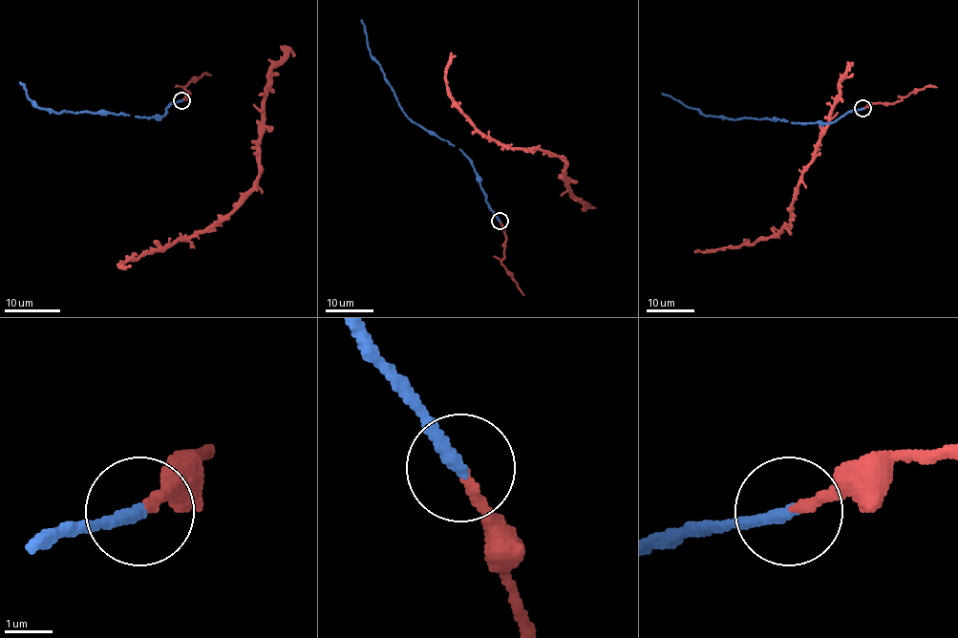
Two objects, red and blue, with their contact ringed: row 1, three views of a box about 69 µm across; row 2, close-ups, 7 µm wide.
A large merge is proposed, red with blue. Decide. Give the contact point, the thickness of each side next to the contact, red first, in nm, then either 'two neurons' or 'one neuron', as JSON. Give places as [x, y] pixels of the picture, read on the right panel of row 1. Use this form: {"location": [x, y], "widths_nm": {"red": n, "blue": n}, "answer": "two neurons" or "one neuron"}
{"location": [862, 108], "widths_nm": {"red": 200, "blue": 280}, "answer": "one neuron"}

